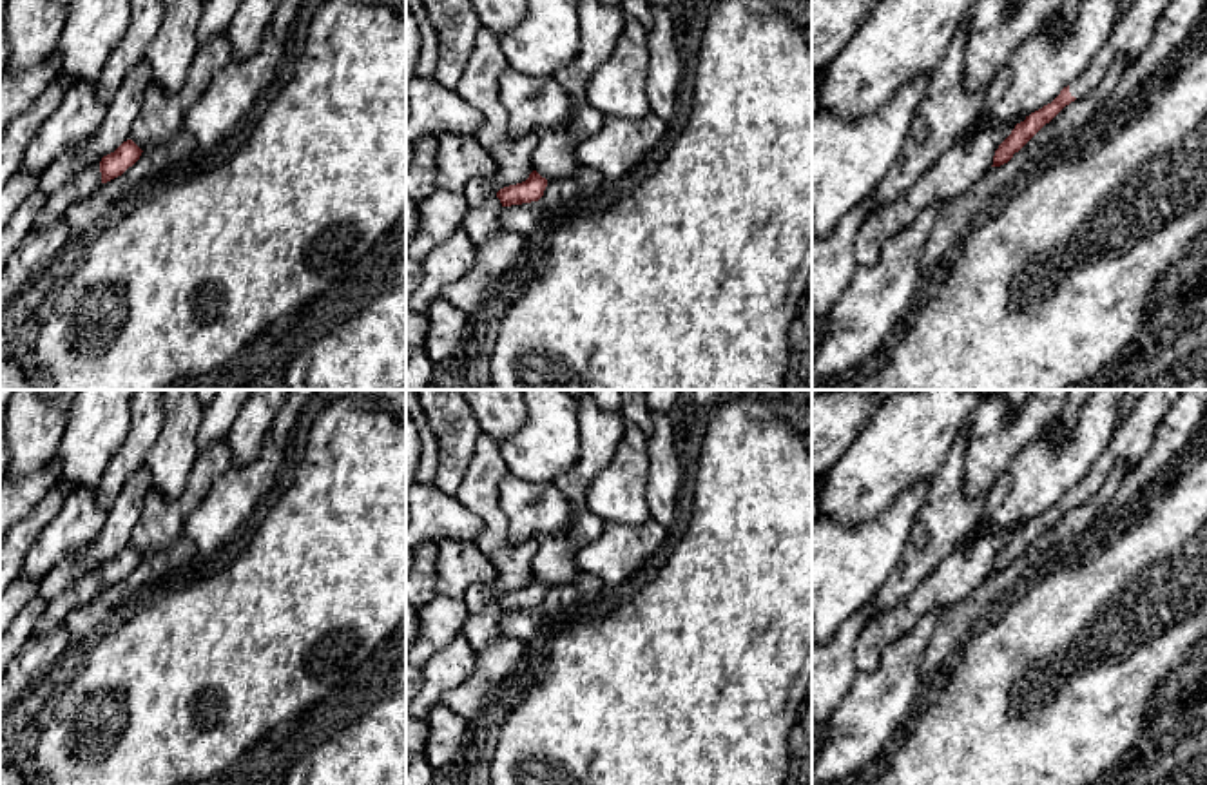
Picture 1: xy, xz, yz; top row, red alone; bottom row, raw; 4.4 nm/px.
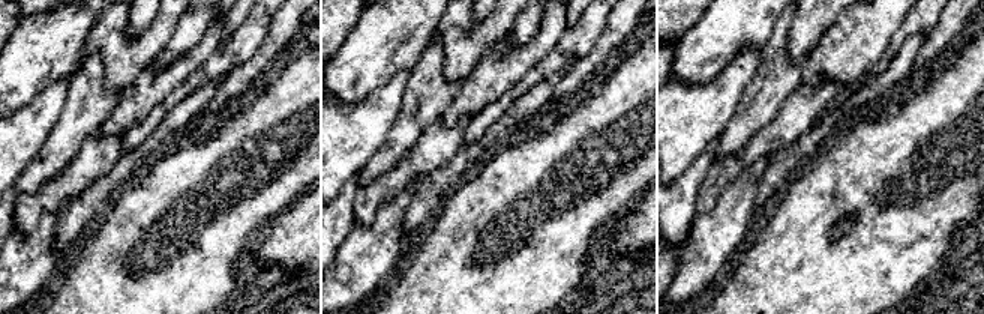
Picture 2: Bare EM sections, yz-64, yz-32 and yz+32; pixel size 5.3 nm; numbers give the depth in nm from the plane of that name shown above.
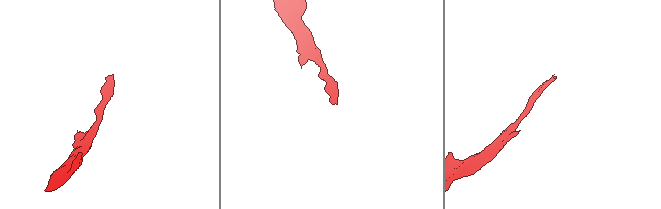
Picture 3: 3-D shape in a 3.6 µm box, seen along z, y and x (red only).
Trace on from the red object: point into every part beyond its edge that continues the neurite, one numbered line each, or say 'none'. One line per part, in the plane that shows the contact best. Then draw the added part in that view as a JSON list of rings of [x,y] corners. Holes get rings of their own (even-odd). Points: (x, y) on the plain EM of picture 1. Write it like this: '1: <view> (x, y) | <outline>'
1: xy (82, 591) | [[[89,571],[83,578],[69,586],[63,593],[47,602],[45,611],[34,625],[34,633],[49,633],[62,625],[67,615],[91,602],[101,591],[100,571]]]

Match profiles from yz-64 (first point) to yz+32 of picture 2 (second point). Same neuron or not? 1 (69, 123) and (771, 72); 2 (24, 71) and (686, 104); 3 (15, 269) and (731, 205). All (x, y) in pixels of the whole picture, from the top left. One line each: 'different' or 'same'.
1: same
2: different
3: same

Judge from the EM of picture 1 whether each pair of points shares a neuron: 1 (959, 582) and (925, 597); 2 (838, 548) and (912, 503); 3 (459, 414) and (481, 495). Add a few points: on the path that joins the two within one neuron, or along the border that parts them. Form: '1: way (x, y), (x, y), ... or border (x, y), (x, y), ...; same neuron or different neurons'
1: way (950, 582), (934, 593); same neuron
2: way (856, 548), (867, 548), (894, 521); same neuron
3: border (482, 434), (453, 495); different neurons

